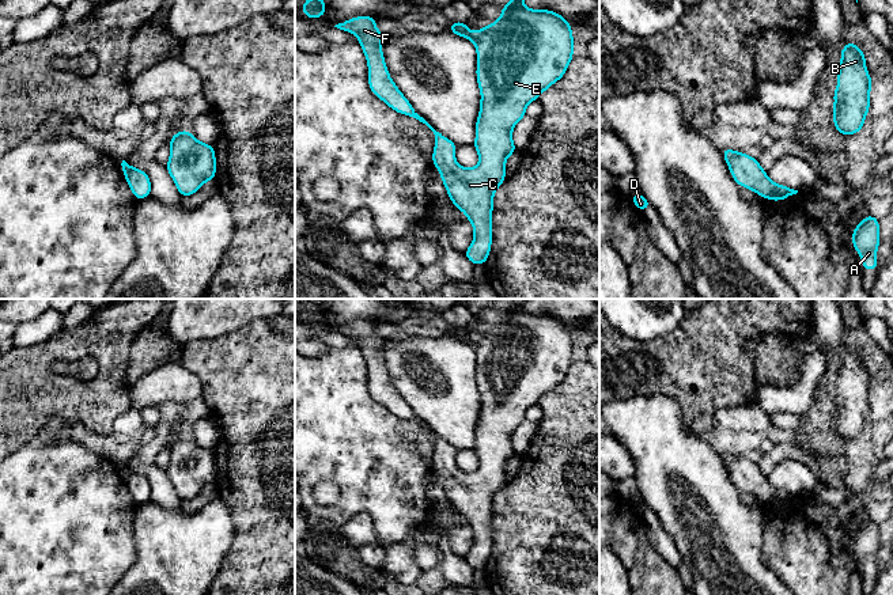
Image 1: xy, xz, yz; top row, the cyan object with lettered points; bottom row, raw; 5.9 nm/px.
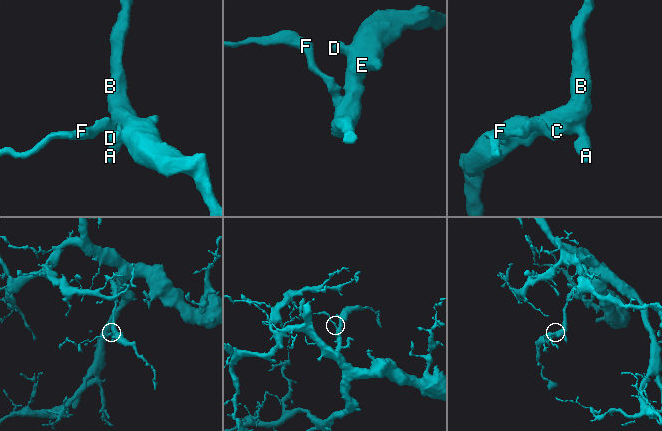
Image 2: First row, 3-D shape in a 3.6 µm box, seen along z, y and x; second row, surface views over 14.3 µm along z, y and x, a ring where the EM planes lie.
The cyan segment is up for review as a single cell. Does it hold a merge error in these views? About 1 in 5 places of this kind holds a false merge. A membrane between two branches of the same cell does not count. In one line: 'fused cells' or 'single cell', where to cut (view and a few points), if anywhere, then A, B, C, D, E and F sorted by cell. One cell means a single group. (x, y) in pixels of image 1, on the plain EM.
single cell | no cut | A B C D E F

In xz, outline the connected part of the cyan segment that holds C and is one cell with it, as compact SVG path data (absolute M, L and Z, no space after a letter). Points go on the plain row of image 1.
M515 299L502 311L500 322L481 334L469 336L466 326L451 326L447 334L470 344L477 356L476 380L481 405L474 431L476 444L473 451L480 461L480 466L473 473L465 473L455 466L458 450L420 421L391 384L381 352L385 340L377 333L375 321L356 321L334 330L359 342L357 346L368 369L371 397L394 416L419 424L434 436L432 467L440 477L440 484L451 507L466 519L474 534L473 546L463 557L473 569L484 569L491 557L493 499L506 484L507 462L518 456L512 446L512 433L526 420L526 410L538 403L545 394L565 379L574 361L571 327L555 315L526 312L523 304L525 299Z

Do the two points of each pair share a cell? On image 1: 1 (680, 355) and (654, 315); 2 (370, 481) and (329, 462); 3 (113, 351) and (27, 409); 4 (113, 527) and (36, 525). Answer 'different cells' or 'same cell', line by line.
1: different cells
2: same cell
3: same cell
4: same cell

